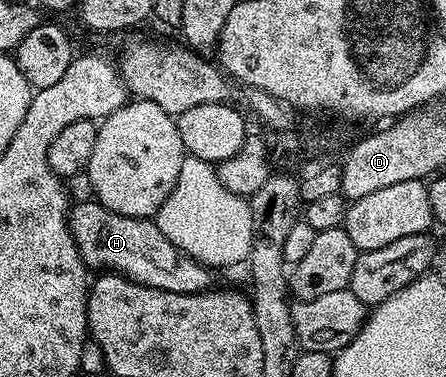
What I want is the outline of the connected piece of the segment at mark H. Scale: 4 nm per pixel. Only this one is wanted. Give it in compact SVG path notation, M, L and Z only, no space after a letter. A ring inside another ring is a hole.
M88 199L82 204L74 203L69 214L69 228L86 268L115 272L126 280L164 292L195 294L214 287L214 269L180 252L175 242L159 230L156 219L115 214L115 210L107 210L107 206L98 204L96 199Z

